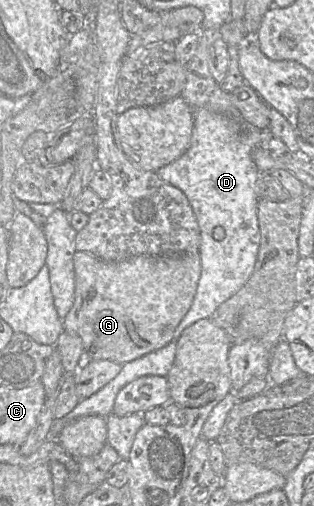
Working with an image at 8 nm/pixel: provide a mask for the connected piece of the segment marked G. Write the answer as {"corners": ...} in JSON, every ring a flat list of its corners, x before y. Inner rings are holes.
{"corners":[[76,251,73,261,75,272,75,296,71,310,63,319,64,332,80,337,84,352,88,353,92,360,107,360,121,365,156,351,173,340,176,327,192,305,201,276,201,264,198,252,181,255,143,255,121,261,110,262,101,260,84,251]]}

